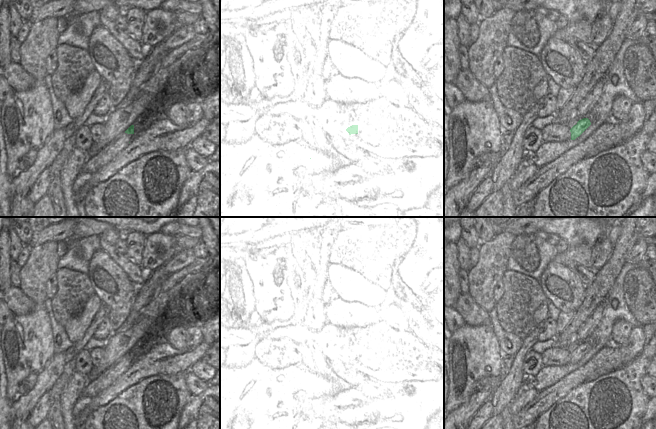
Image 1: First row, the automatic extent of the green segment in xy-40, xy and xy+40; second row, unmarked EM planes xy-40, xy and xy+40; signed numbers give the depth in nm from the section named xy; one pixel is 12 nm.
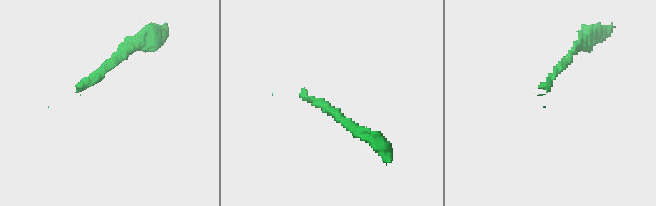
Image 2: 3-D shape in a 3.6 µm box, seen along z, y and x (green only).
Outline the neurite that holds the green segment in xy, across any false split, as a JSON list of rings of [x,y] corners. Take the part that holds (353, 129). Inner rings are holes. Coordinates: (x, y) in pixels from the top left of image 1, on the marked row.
[[[365,117],[358,125],[352,125],[342,132],[335,140],[335,149],[321,157],[319,161],[310,160],[309,166],[324,166],[328,162],[338,157],[346,149],[353,146],[354,142],[359,141],[364,135],[370,132],[380,121],[389,117]]]

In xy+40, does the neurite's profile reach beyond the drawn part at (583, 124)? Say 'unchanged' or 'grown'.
grown

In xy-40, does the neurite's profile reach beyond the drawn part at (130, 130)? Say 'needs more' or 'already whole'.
needs more

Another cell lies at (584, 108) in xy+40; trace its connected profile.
[[[598,81],[591,92],[583,99],[583,101],[578,105],[577,117],[586,117],[591,110],[593,109],[594,105],[598,102],[601,97],[603,89],[603,81]]]

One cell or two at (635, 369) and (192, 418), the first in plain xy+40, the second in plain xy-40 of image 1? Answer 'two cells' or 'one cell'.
two cells

